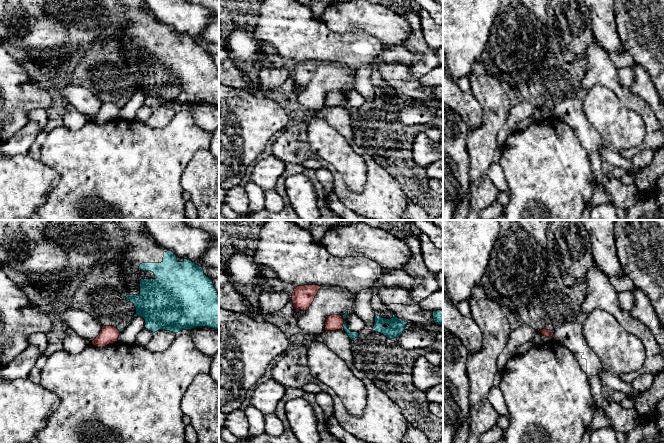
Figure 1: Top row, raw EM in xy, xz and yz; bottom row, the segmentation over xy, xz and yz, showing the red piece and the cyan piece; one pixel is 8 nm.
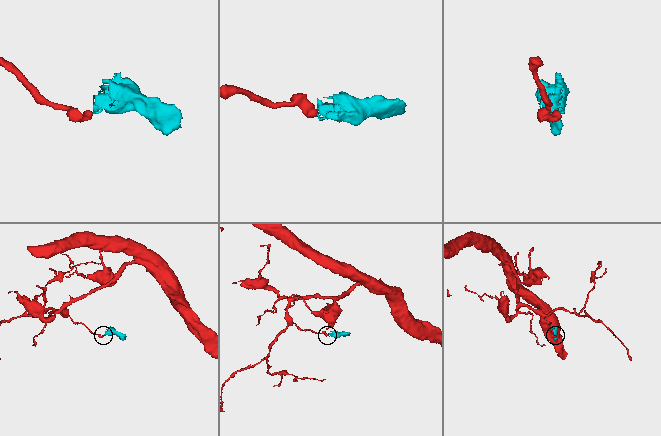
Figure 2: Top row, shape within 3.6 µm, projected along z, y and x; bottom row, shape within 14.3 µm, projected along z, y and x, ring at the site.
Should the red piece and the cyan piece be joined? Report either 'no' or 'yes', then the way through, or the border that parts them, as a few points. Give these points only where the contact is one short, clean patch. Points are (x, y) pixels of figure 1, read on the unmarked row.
no; border along xz (342, 93), (343, 102)

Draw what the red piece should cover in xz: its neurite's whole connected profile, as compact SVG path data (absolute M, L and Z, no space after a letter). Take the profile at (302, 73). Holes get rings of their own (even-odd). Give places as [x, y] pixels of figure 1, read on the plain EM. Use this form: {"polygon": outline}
{"polygon": "M304 61L294 64L292 69L292 78L294 85L306 87L314 77L321 63L318 61Z"}

